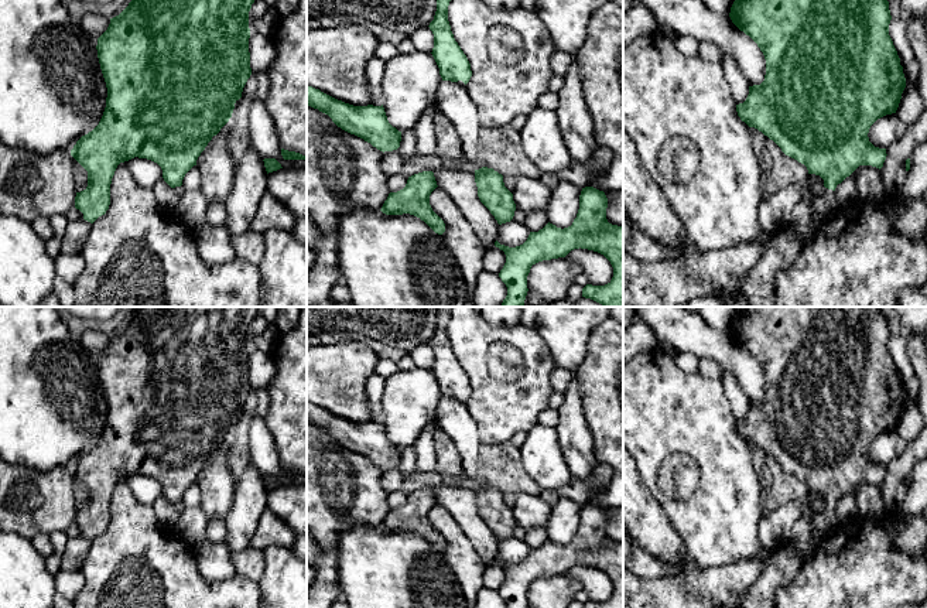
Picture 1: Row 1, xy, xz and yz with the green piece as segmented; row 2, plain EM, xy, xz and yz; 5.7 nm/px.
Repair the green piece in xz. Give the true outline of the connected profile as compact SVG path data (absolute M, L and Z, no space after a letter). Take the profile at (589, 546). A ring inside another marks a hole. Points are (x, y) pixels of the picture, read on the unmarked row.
M585 503L579 512L579 526L572 542L568 544L557 544L547 540L538 549L530 549L527 557L516 564L500 561L495 563L504 568L506 580L499 590L499 594L506 601L507 608L529 608L527 592L533 581L565 574L574 566L588 566L603 571L613 584L613 594L605 602L586 601L582 608L623 608L623 543L612 542L606 536L608 515L603 508L594 503Z

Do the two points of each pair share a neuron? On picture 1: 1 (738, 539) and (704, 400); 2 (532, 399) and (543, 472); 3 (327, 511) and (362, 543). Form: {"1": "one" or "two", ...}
{"1": "one", "2": "two", "3": "two"}

